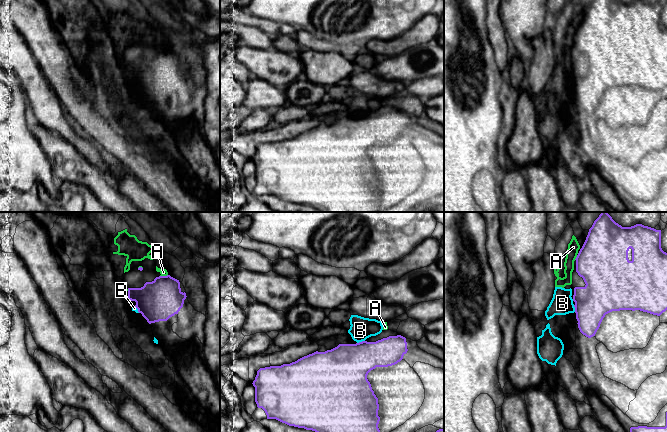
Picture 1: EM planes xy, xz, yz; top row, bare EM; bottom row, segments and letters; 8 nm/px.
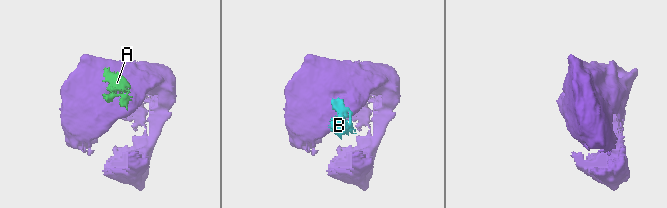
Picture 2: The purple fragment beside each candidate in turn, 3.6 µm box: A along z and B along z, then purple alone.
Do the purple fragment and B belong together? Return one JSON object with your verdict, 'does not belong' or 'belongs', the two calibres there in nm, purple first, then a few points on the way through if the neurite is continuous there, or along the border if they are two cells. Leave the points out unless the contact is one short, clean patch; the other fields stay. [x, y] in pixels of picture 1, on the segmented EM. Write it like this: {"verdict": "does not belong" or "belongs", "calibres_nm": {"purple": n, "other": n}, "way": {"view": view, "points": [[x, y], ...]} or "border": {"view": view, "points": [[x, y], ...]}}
{"verdict": "does not belong", "calibres_nm": {"purple": 380, "other": 180}, "border": {"view": "xz", "points": [[364, 340], [357, 343]]}}

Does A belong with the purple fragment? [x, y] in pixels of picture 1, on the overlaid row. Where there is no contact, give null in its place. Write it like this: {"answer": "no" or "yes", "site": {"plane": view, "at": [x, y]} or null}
{"answer": "yes", "site": {"plane": "xy", "at": [163, 276]}}

